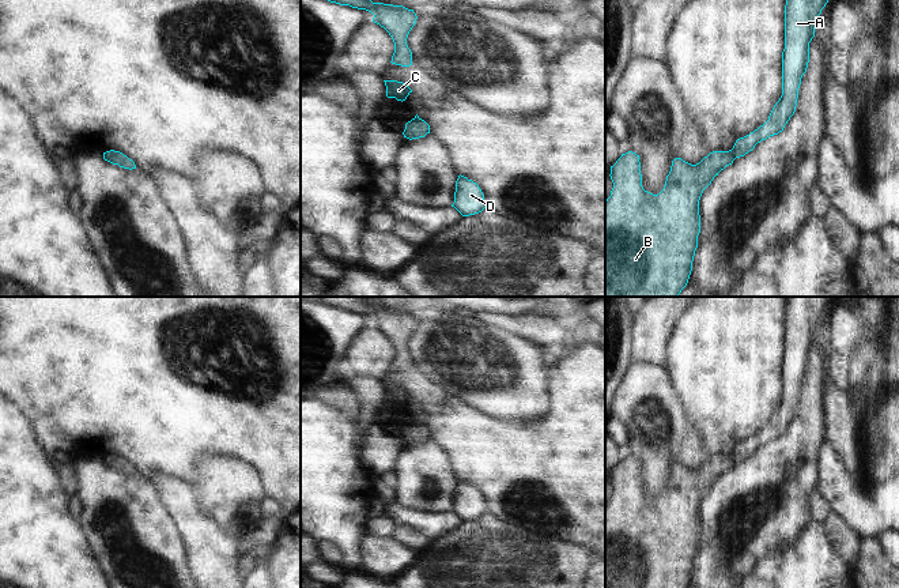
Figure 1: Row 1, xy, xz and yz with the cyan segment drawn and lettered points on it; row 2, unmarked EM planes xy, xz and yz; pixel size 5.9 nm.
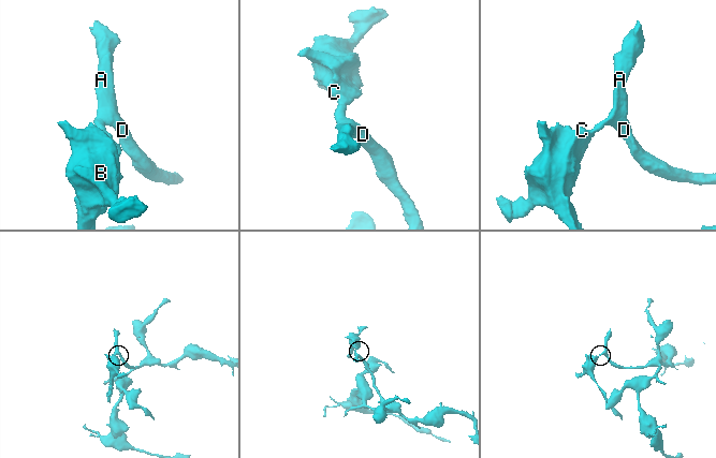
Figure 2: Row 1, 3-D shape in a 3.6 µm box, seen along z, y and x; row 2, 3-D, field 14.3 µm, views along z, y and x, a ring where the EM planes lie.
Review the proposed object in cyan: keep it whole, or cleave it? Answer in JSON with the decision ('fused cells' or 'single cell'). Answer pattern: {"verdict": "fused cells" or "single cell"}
{"verdict": "fused cells"}

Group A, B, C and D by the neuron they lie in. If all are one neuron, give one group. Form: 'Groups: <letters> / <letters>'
Groups: A D / B C

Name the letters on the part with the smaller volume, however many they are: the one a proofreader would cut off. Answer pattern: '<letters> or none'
B, C

